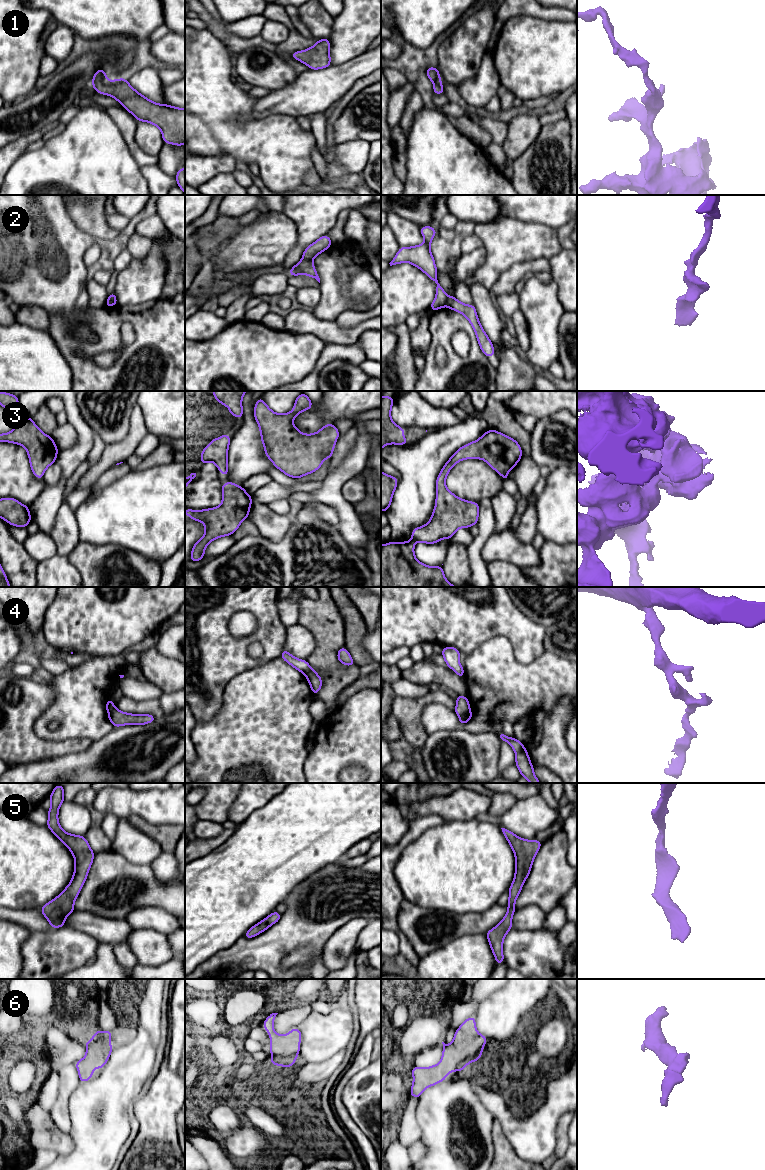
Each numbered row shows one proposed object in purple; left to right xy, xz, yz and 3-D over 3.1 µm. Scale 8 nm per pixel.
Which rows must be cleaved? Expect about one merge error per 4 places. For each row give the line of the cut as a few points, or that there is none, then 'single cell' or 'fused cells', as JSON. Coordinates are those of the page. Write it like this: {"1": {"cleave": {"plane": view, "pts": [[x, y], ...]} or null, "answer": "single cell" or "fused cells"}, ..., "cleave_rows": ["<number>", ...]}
{"1": {"cleave": null, "answer": "single cell"}, "2": {"cleave": {"plane": "xz", "pts": [[302, 257], [311, 261]]}, "answer": "fused cells"}, "3": {"cleave": null, "answer": "single cell"}, "4": {"cleave": {"plane": "yz", "pts": [[469, 708], [459, 716]]}, "answer": "fused cells"}, "5": {"cleave": null, "answer": "single cell"}, "6": {"cleave": null, "answer": "single cell"}, "cleave_rows": ["2", "4"]}

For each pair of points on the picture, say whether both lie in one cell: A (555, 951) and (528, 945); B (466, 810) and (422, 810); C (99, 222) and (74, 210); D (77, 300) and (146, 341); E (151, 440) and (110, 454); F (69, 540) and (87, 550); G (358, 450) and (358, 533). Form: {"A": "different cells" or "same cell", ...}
{"A": "same cell", "B": "same cell", "C": "same cell", "D": "different cells", "E": "different cells", "F": "different cells", "G": "same cell"}

